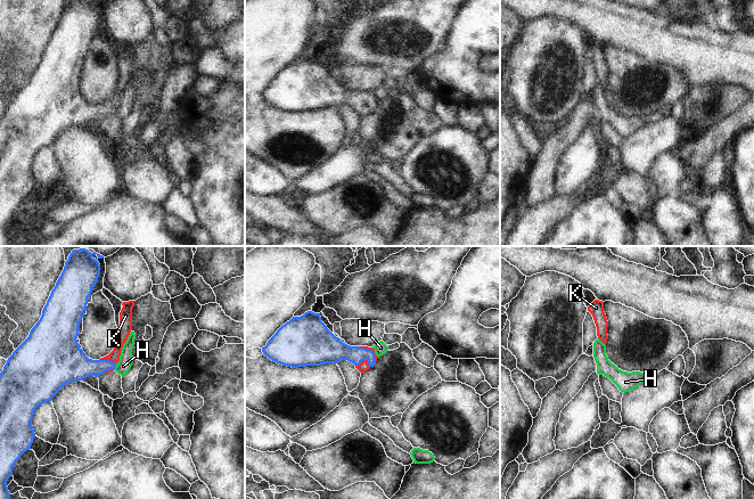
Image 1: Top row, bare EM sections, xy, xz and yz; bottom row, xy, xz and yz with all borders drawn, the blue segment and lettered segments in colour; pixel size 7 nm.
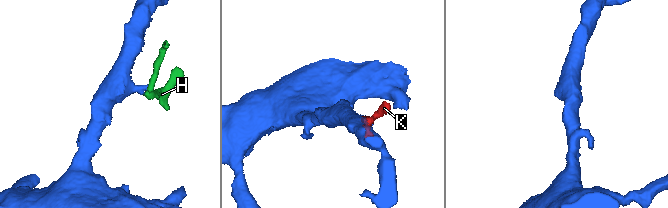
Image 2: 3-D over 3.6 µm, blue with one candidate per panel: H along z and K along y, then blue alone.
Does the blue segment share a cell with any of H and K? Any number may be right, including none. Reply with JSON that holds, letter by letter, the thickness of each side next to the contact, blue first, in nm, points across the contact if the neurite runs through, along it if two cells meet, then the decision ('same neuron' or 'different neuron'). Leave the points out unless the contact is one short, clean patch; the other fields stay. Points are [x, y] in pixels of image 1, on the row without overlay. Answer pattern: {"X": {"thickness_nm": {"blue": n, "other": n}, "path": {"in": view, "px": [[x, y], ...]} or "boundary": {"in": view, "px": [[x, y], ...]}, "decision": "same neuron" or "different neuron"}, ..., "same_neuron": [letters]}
{"H": {"thickness_nm": {"blue": 170, "other": 100}, "boundary": {"in": "xy", "px": [[116, 108], [114, 114]]}, "decision": "different neuron"}, "K": {"thickness_nm": {"blue": 200, "other": 70}, "path": {"in": "xz", "px": [[328, 93], [355, 99], [361, 105], [363, 111]]}, "decision": "same neuron"}, "same_neuron": ["K"]}

